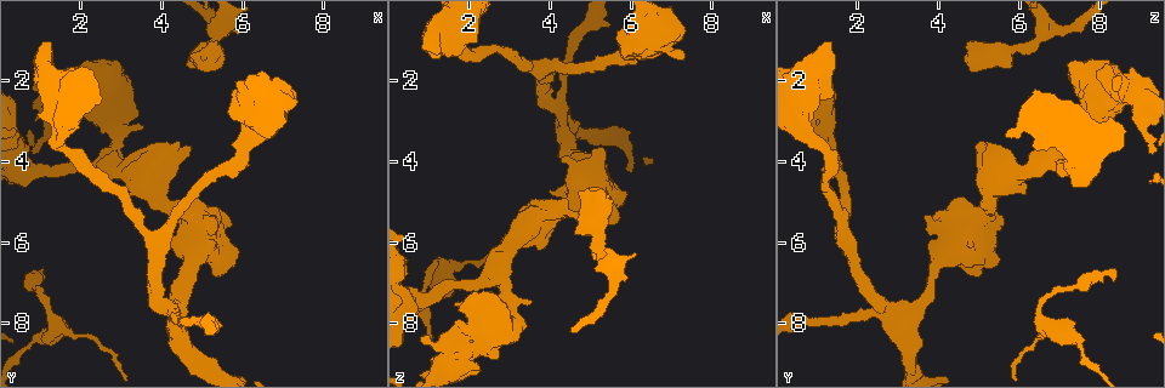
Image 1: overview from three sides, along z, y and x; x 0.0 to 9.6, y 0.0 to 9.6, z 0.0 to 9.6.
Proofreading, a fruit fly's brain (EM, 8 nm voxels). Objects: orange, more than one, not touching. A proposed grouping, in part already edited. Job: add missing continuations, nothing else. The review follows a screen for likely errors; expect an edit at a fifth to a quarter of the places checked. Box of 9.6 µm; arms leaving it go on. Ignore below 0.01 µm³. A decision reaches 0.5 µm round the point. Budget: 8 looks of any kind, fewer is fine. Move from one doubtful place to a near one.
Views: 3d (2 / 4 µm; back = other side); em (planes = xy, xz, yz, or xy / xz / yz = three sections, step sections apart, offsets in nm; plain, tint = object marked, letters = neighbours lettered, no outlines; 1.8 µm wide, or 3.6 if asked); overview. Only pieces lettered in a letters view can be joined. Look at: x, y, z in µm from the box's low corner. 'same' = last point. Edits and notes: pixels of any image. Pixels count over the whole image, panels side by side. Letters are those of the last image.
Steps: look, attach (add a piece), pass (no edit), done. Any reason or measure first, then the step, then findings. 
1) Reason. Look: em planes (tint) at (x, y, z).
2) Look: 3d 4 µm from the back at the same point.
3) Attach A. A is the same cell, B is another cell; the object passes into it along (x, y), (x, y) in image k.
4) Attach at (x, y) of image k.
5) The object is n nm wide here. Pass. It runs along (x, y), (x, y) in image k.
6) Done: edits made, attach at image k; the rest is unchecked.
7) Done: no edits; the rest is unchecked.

Branch stops here. Look: 3d 2 µm at (3.50, 3.10, 7.45).

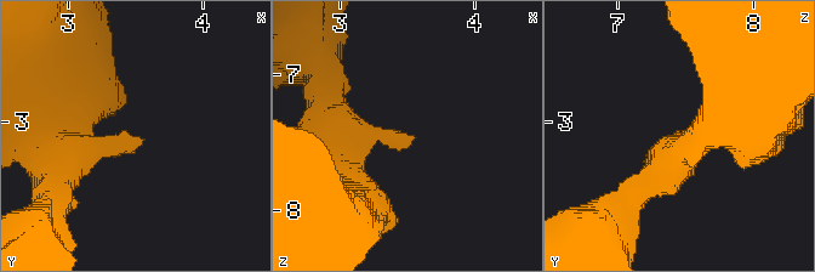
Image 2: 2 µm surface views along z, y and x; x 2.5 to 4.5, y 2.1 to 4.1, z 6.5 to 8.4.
Look: em xz step 4 (tint) at (3.54, 3.10, 7.46).

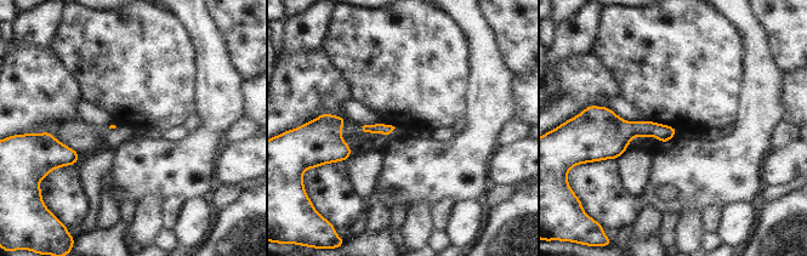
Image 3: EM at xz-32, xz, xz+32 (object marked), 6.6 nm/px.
Another direction. Look: em xy step 4 (letters) at the same point.

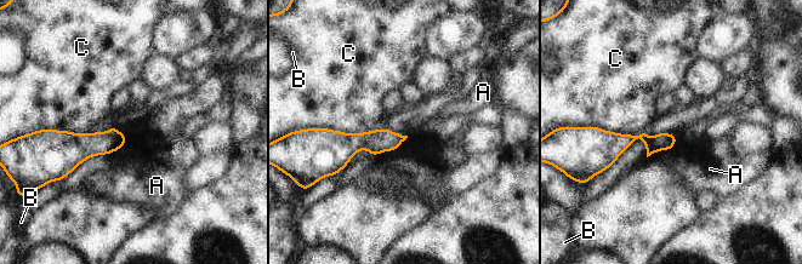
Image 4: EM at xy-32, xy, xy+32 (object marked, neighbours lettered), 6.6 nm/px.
Pass. A, B and C are other cells; it runs along (603, 137), (672, 141) in image 4; none of them fits.

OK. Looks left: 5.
Look: 3d 2 µm at (1.15, 7.00, 8.40).

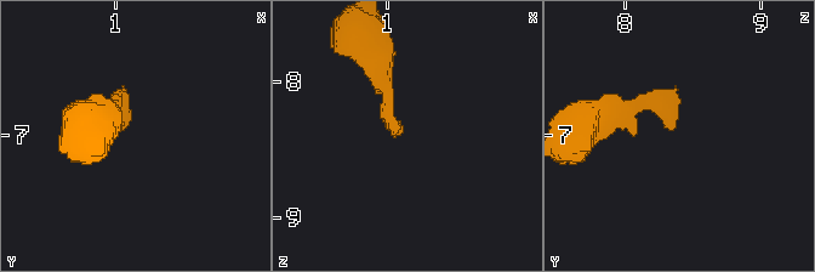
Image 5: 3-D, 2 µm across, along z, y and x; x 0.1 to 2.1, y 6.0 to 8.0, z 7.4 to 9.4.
Look: em 3.6 µm planes (letters) at (1.08, 6.94, 8.38).

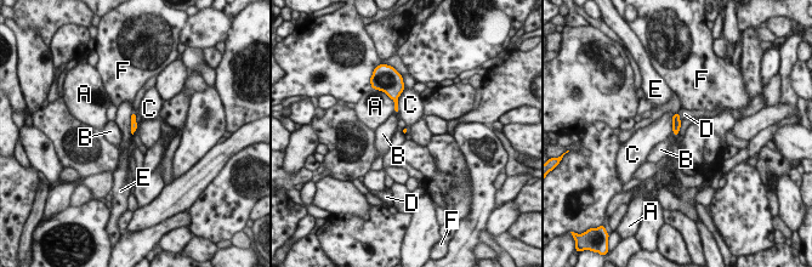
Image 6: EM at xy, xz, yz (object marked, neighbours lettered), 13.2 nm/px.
Attach D. D is the same cell, A, B, C, E and F are other cells; the object passes into it along (676, 123), (679, 117), (685, 114) in image 6; the neuron continues.

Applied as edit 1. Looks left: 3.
Done: edits made, attach at image 6; the rest is unchecked.

